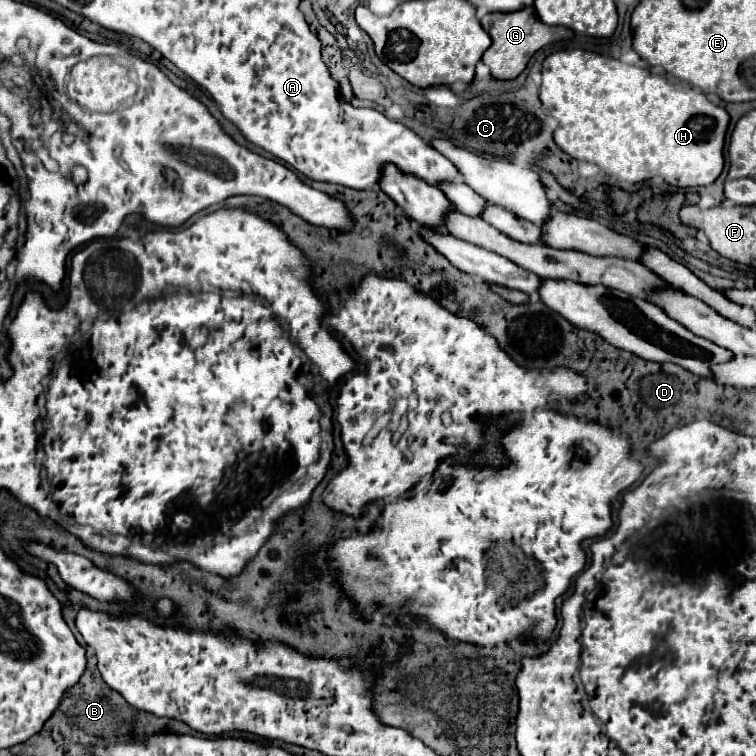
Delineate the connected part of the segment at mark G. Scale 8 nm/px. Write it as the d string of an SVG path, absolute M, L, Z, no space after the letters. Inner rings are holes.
M533 8L507 12L507 14L505 12L489 12L481 18L481 26L491 36L491 48L485 50L483 62L491 68L491 76L497 78L497 80L517 78L525 70L525 66L527 66L529 58L533 56L533 52L537 52L545 44L553 44L553 42L559 42L559 40L571 40L573 38L573 32L569 28L543 24L535 16Z

